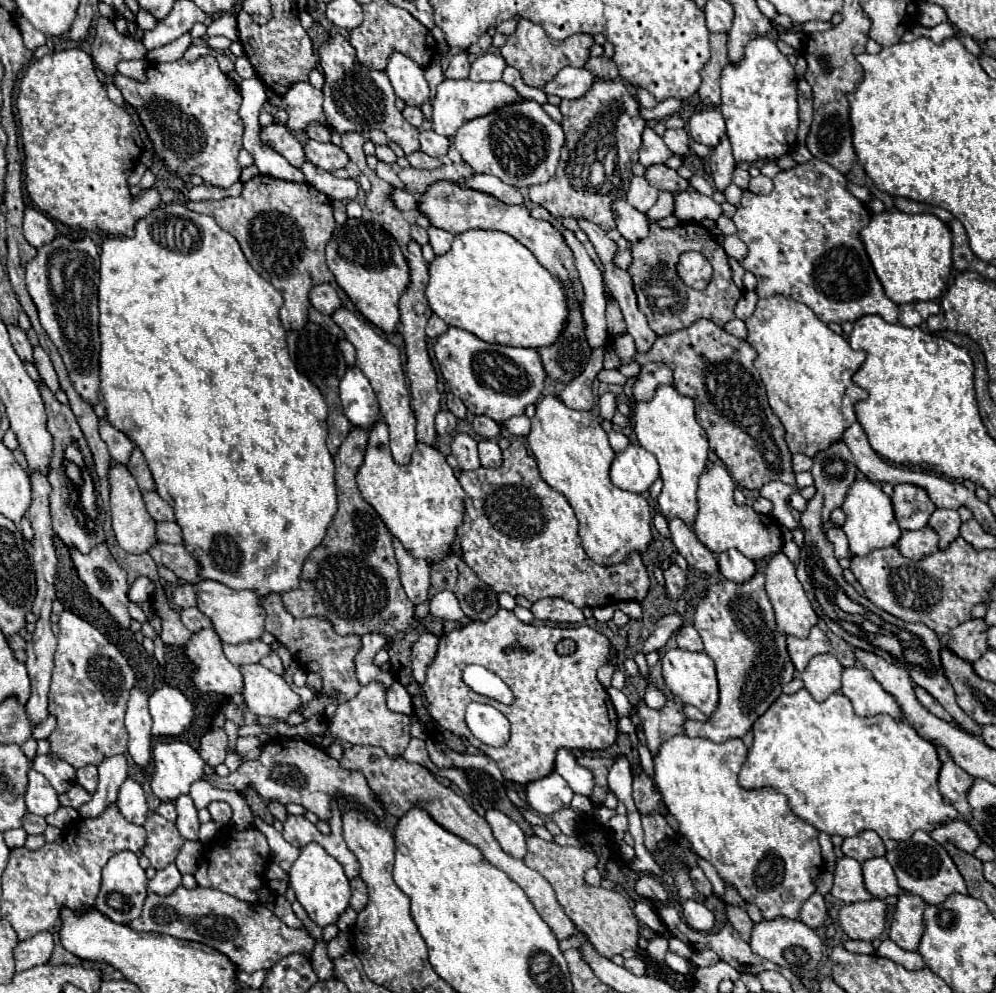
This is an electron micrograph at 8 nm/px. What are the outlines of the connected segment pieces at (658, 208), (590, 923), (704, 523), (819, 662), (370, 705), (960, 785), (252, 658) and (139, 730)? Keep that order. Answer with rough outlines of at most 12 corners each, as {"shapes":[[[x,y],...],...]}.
{"shapes":[[[661,191],[647,217],[659,221],[673,213],[673,195]],[[527,837],[541,873],[599,955],[637,949],[621,893],[585,885],[599,857]],[[725,465],[699,477],[697,539],[753,561],[781,551],[781,525],[737,505]],[[815,655],[799,675],[815,701],[841,689],[843,665]],[[379,685],[337,705],[321,735],[381,747],[389,757],[409,745],[411,715],[391,713]],[[941,745],[939,793],[971,825],[967,791],[975,777]],[[263,641],[223,645],[225,657],[235,665],[259,663],[271,653]],[[131,691],[125,715],[129,755],[145,773],[151,761],[147,695]]]}

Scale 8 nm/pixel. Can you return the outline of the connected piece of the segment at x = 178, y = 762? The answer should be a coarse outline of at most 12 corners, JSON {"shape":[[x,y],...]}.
{"shape":[[183,741],[153,747],[151,789],[161,801],[189,793],[205,761]]}

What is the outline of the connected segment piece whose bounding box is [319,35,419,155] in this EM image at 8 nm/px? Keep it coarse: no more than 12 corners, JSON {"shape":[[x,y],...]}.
{"shape":[[343,35],[321,45],[333,131],[381,129],[405,155],[419,131],[387,73],[355,61]]}

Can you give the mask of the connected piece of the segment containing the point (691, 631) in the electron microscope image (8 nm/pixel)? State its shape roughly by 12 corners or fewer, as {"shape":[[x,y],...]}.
{"shape":[[693,625],[677,631],[677,645],[685,651],[703,651],[703,641]]}

